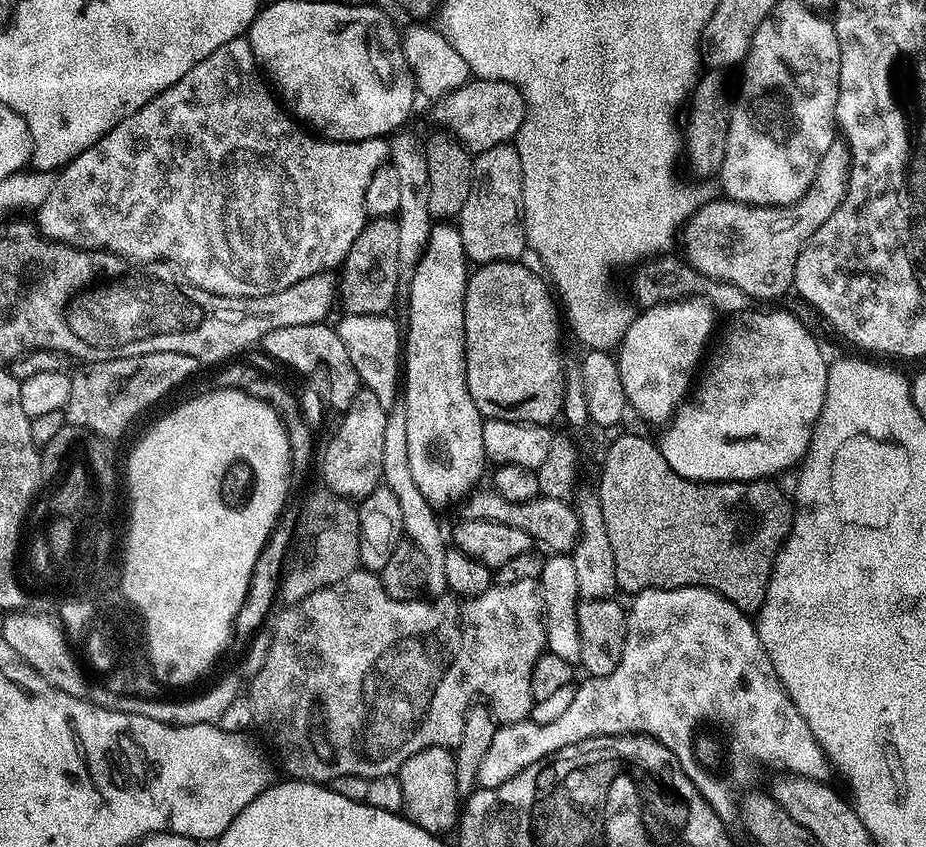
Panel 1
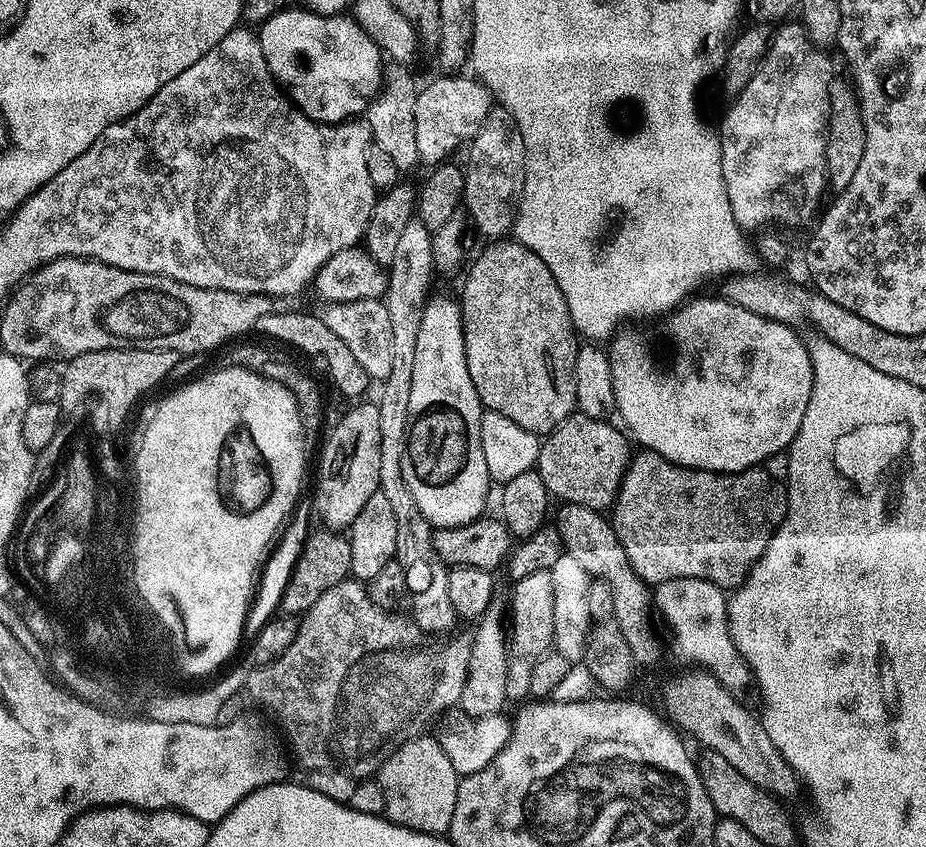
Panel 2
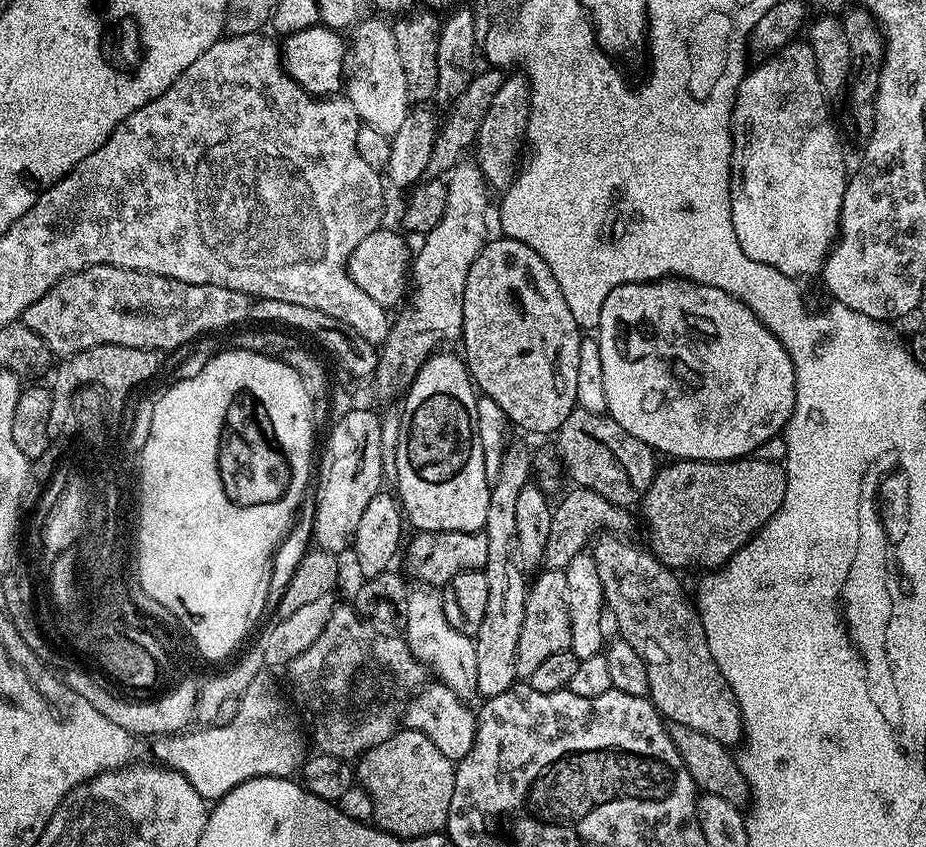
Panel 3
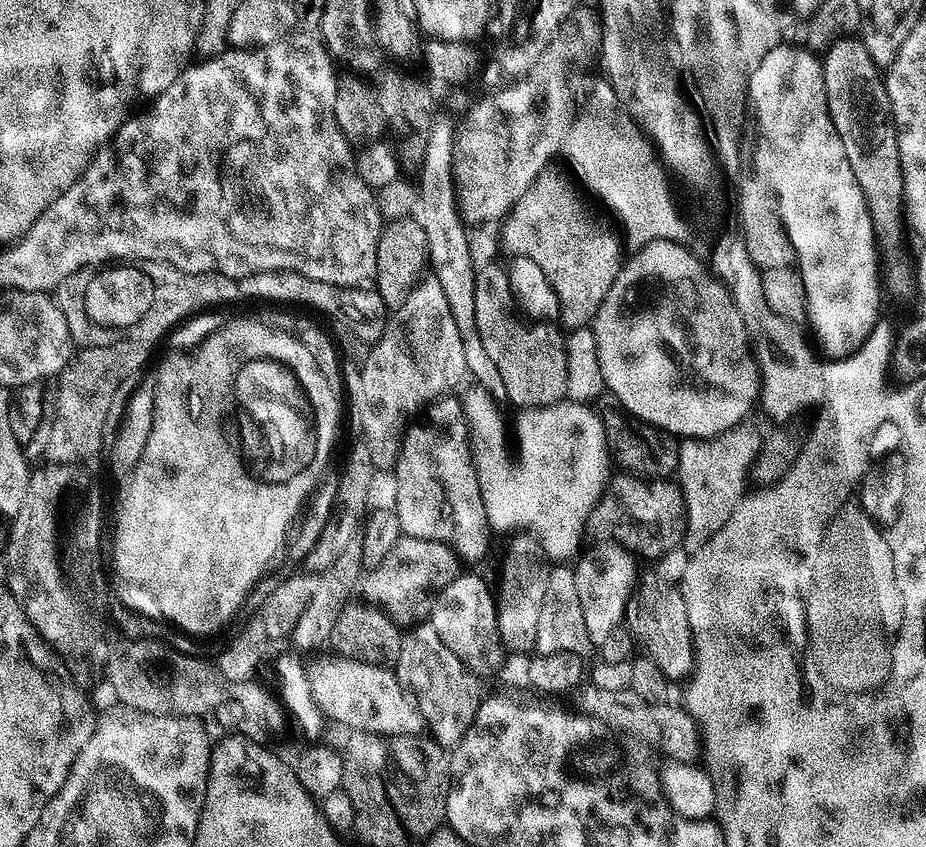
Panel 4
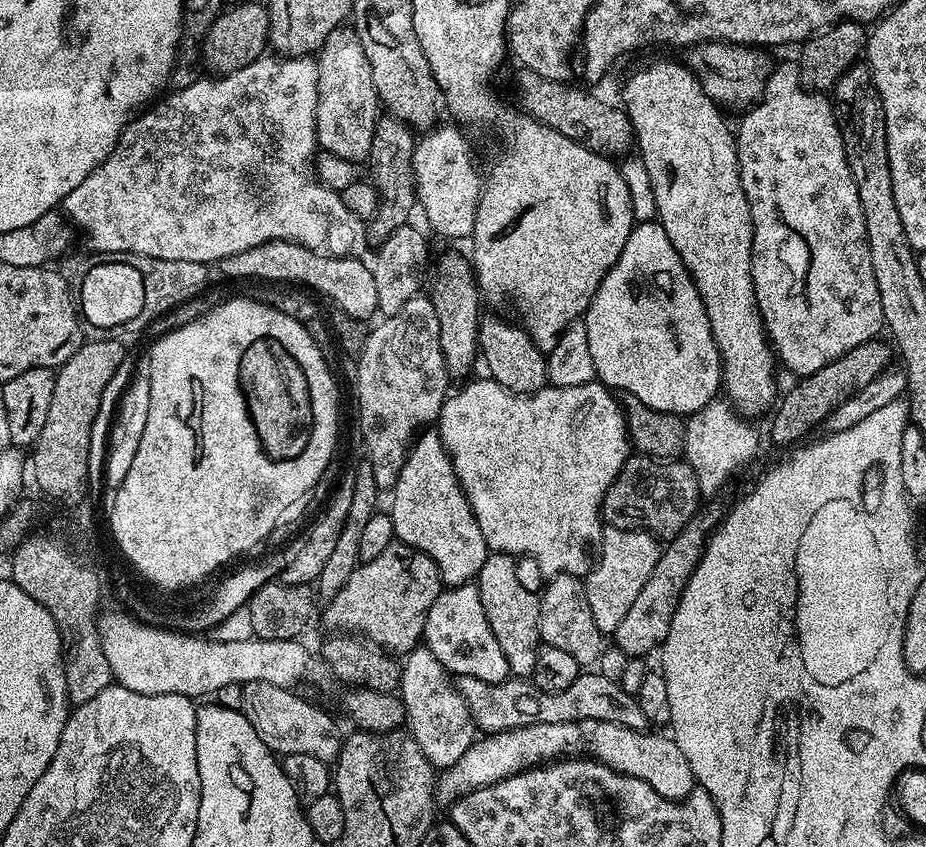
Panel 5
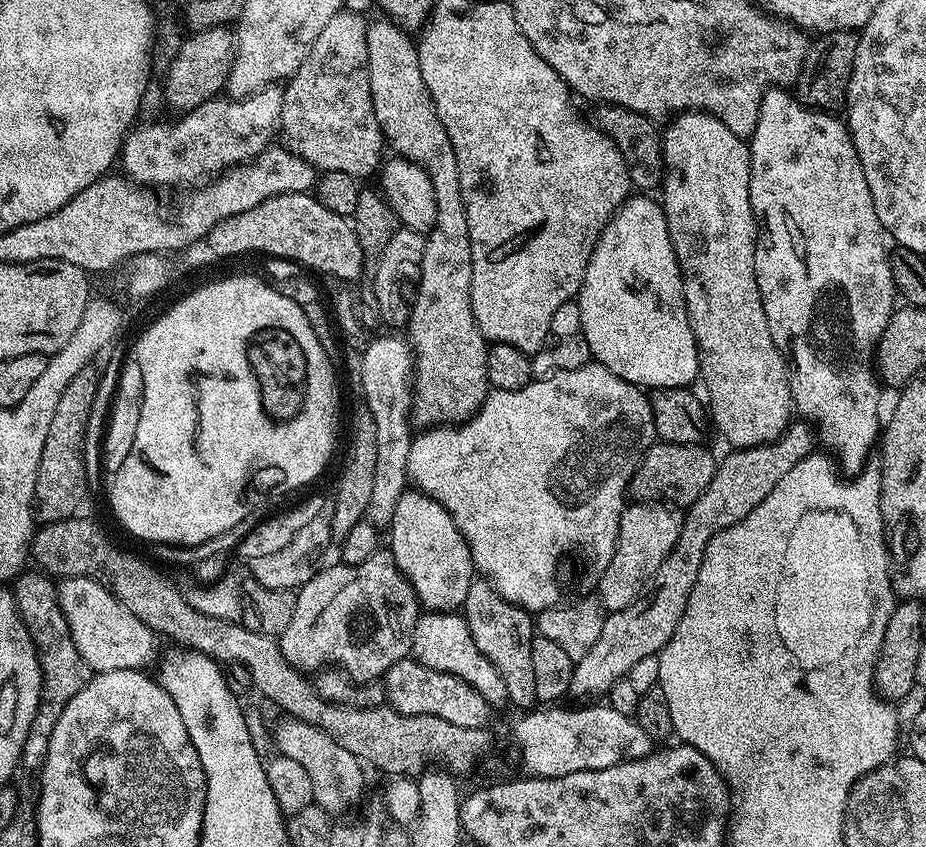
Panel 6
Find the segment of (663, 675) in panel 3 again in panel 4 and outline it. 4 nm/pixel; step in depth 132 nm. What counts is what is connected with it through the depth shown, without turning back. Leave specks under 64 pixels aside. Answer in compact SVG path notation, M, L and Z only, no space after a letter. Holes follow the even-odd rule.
M660 576L639 577L632 597L624 611L624 623L632 632L643 655L649 656L670 682L691 677L696 663L696 647L692 645L690 618L686 616L686 602L675 583L667 584Z

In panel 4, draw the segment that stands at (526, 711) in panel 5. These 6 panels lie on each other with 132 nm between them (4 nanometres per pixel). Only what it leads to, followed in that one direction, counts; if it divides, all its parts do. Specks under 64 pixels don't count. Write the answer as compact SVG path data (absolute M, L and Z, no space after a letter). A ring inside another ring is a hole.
M588 686L583 689L583 709L594 714L601 724L621 733L629 732L648 744L653 744L660 752L668 755L669 761L678 764L695 764L702 756L702 739L700 727L696 725L696 719L692 717L688 709L679 703L650 702L646 698L638 698L628 688L622 690L598 690Z

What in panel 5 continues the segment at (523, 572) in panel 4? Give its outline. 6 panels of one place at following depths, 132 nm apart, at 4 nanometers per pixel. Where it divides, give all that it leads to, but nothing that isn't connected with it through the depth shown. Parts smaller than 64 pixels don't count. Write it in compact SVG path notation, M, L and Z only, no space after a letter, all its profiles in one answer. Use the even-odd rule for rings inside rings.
M489 551L474 583L482 596L482 610L486 610L486 622L490 622L490 630L494 630L498 646L502 646L502 654L506 654L509 673L516 678L528 678L534 670L534 662L538 662L542 647L540 597L520 581L516 564L517 557L509 556L506 552Z

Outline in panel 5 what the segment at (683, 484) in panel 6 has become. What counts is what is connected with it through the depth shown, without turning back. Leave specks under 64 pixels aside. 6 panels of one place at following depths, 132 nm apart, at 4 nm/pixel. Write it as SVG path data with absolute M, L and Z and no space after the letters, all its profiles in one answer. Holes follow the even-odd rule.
M639 454L629 455L628 461L606 490L602 520L614 528L639 528L667 542L677 536L697 515L702 495L694 470L683 459L657 460Z

